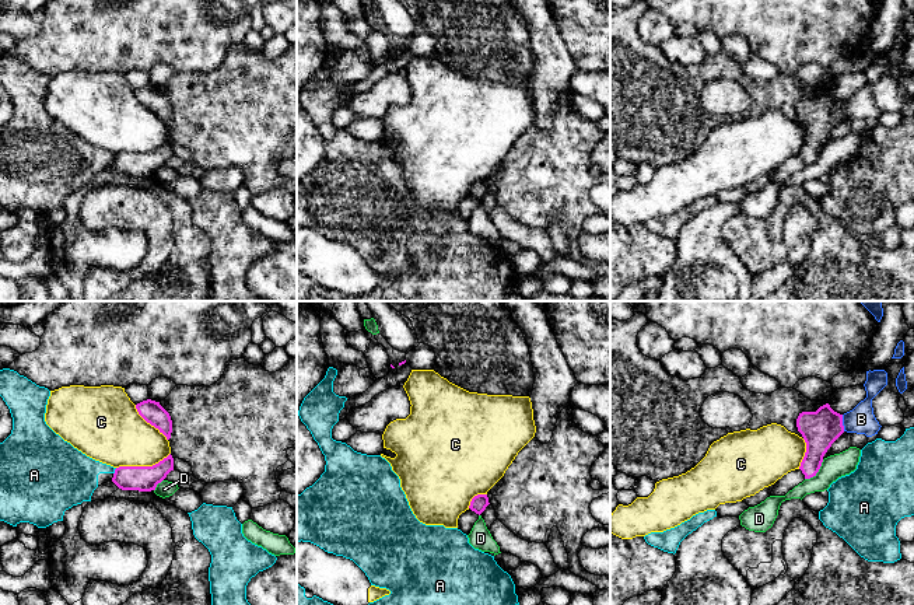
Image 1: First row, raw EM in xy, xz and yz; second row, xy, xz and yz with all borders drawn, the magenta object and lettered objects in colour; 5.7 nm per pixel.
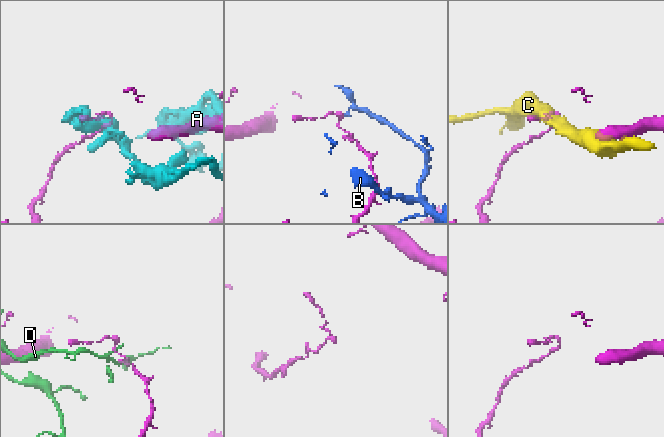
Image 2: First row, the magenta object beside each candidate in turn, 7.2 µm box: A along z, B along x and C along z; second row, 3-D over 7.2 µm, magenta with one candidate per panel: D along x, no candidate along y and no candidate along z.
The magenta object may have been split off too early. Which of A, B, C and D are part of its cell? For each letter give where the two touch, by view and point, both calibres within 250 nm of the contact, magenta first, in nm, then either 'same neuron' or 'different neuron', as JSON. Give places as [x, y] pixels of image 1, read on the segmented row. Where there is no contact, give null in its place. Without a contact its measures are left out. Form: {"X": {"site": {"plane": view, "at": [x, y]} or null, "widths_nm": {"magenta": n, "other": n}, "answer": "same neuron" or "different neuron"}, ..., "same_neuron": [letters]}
{"A": {"site": {"plane": "xy", "at": [115, 471]}, "widths_nm": {"magenta": 140, "other": 280}, "answer": "different neuron"}, "B": {"site": {"plane": "yz", "at": [841, 423]}, "widths_nm": {"magenta": 220, "other": 160}, "answer": "different neuron"}, "C": {"site": {"plane": "xy", "at": [143, 467]}, "widths_nm": {"magenta": 140, "other": 360}, "answer": "different neuron"}, "D": {"site": {"plane": "yz", "at": [816, 472]}, "widths_nm": {"magenta": 220, "other": 140}, "answer": "different neuron"}, "same_neuron": []}

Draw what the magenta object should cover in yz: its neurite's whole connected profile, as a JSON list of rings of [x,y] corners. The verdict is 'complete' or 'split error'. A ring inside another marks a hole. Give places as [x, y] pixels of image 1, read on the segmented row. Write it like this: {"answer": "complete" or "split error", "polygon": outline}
{"answer": "complete", "polygon": [[[826,403],[816,412],[799,413],[796,427],[806,443],[806,452],[799,469],[805,479],[810,479],[819,472],[827,450],[844,433],[843,415]]]}

